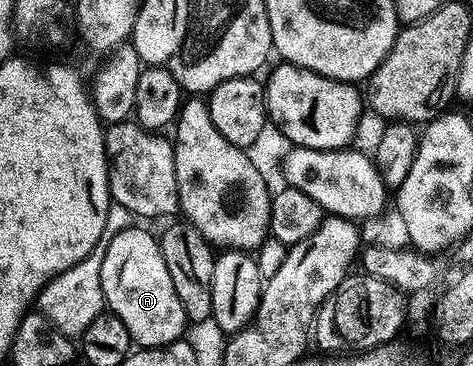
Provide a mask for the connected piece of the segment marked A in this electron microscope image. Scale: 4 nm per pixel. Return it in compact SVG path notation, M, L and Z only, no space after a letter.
M140 227L124 229L111 239L103 255L101 286L108 312L123 319L123 327L127 327L134 346L159 349L186 336L183 303L179 303L179 295L175 295L171 271L167 271L161 254L161 242L147 230Z

